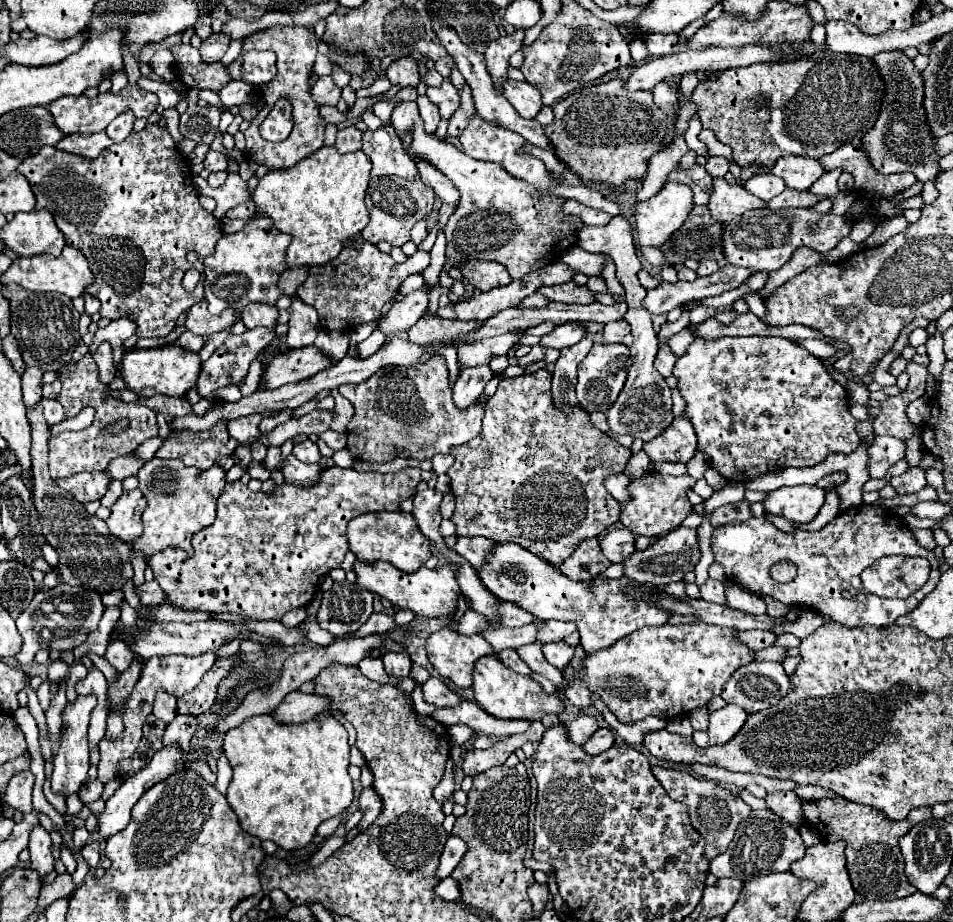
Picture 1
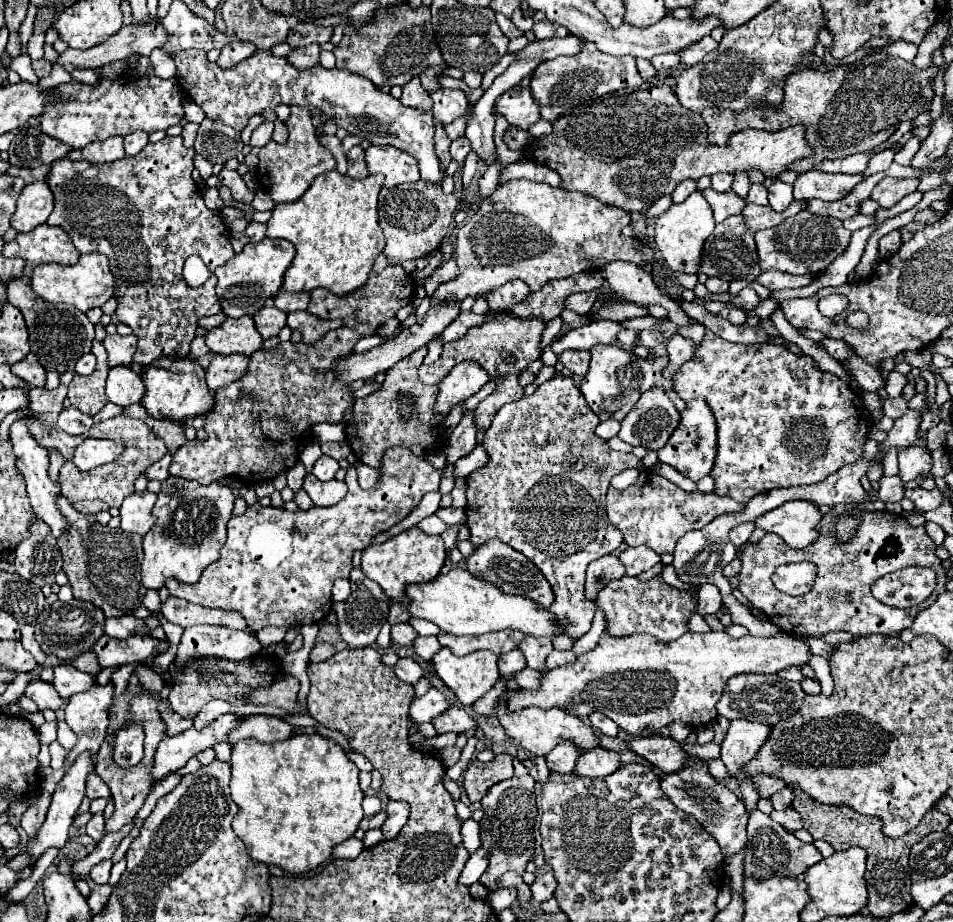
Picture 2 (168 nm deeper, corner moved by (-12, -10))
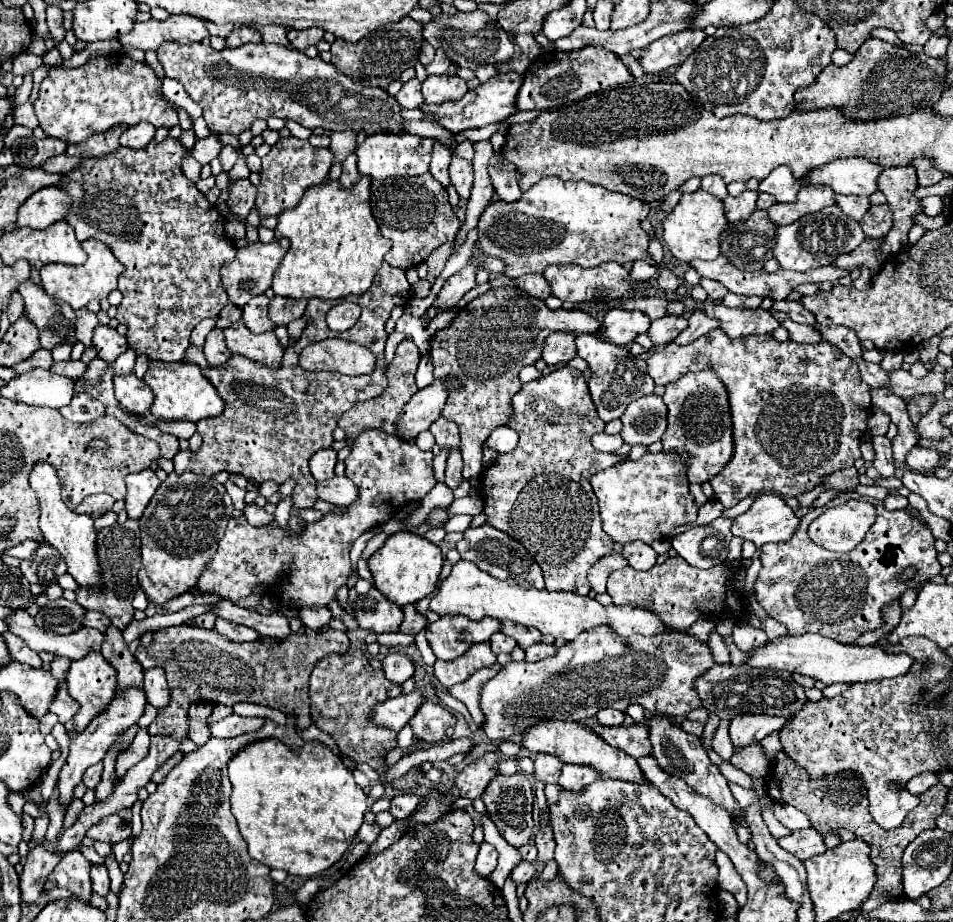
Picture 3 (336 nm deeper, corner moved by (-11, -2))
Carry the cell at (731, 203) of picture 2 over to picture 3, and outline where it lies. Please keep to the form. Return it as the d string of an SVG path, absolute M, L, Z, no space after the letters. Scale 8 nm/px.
M743 191L739 197L727 197L723 203L727 207L727 219L731 223L745 221L751 217L751 213L757 209L757 191Z

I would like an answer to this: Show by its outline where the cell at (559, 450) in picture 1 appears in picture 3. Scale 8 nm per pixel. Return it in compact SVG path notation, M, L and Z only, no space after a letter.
M563 367L537 381L525 383L513 399L513 411L515 417L511 417L509 425L519 431L519 443L511 453L499 455L495 465L481 475L483 487L479 495L485 501L483 513L489 517L487 523L517 539L533 555L545 575L545 589L587 595L591 591L587 579L591 565L613 553L613 539L601 531L599 505L589 477L621 459L611 453L599 453L591 445L591 437L603 431L605 423L599 419L587 381L577 369Z

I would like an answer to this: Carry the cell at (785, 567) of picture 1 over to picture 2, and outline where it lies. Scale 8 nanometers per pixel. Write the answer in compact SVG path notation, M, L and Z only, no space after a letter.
M788 563L788 565L780 565L774 575L772 581L774 585L788 595L804 595L812 589L816 579L816 565L814 563Z

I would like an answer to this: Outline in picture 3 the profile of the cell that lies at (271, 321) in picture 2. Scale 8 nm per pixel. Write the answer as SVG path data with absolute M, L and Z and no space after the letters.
M259 295L255 299L251 299L251 303L247 303L243 307L243 317L241 321L245 323L245 327L251 333L265 333L265 331L273 331L273 323L267 319L267 305L269 305L269 297L267 295Z

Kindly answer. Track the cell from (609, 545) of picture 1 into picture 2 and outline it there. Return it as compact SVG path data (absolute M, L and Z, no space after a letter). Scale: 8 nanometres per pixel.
M644 545L628 547L618 557L626 567L626 575L630 575L630 577L636 577L642 571L648 571L650 567L660 563L660 555L654 553L650 547L644 547Z

